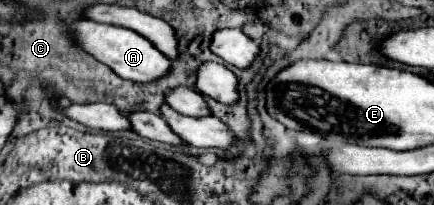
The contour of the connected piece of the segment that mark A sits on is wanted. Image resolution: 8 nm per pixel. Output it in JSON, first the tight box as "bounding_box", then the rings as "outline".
{"bounding_box":[73,19,171,83],"outline":[[[81,19],[73,23],[73,31],[75,31],[77,43],[87,53],[97,57],[97,61],[109,65],[123,79],[129,79],[135,83],[151,83],[171,73],[171,61],[151,41],[147,41],[139,33],[131,33],[131,29],[121,29],[115,25],[101,25],[91,19]]]}

